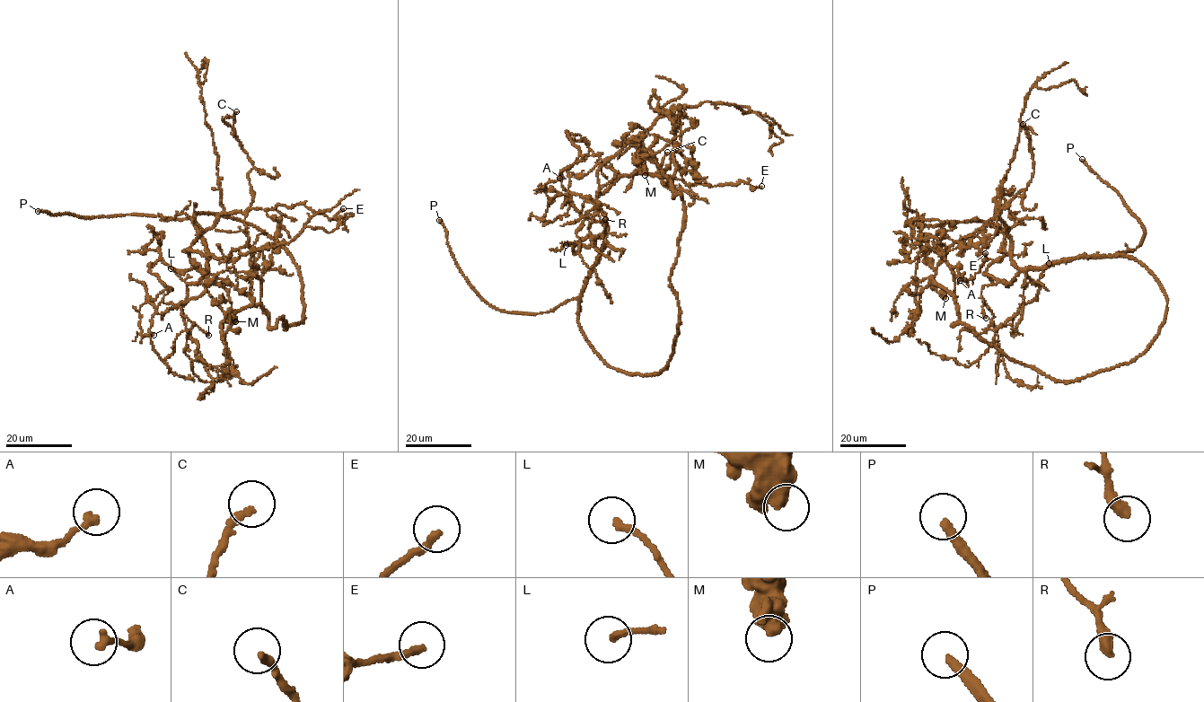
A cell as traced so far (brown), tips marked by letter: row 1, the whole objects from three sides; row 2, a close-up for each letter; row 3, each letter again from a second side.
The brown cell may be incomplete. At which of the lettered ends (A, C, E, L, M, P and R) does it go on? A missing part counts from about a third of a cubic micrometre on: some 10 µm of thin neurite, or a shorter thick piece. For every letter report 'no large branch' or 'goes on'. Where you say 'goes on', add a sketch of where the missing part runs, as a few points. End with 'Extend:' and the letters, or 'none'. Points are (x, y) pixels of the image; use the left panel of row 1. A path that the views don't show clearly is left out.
A: no large branch
C: goes on
E: no large branch
L: no large branch
M: no large branch
P: goes on
R: goes on | (208, 335), (234, 346), (247, 358), (249, 368), (263, 394), (264, 402)
Extend: C, P, R

